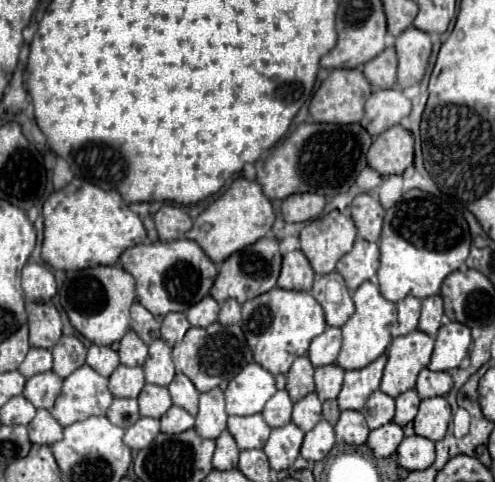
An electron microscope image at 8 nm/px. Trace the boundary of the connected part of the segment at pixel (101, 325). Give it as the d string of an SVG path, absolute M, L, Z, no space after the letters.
M98 265L82 271L68 271L60 289L60 303L74 325L94 345L112 345L130 329L130 305L134 303L134 277L120 265Z

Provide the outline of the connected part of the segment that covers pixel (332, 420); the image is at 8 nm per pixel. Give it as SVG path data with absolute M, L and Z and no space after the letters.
M332 399L332 401L324 401L322 405L322 417L330 423L330 425L336 425L338 417L340 417L340 407L338 403Z

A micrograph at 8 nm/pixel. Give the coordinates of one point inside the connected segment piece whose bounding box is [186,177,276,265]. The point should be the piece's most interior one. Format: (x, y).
(242, 214)

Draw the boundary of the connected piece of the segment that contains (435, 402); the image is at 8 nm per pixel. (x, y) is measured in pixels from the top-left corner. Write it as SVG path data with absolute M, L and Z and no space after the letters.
M444 397L422 399L418 415L414 419L414 431L416 435L426 437L430 441L440 441L446 435L450 417L450 405Z

